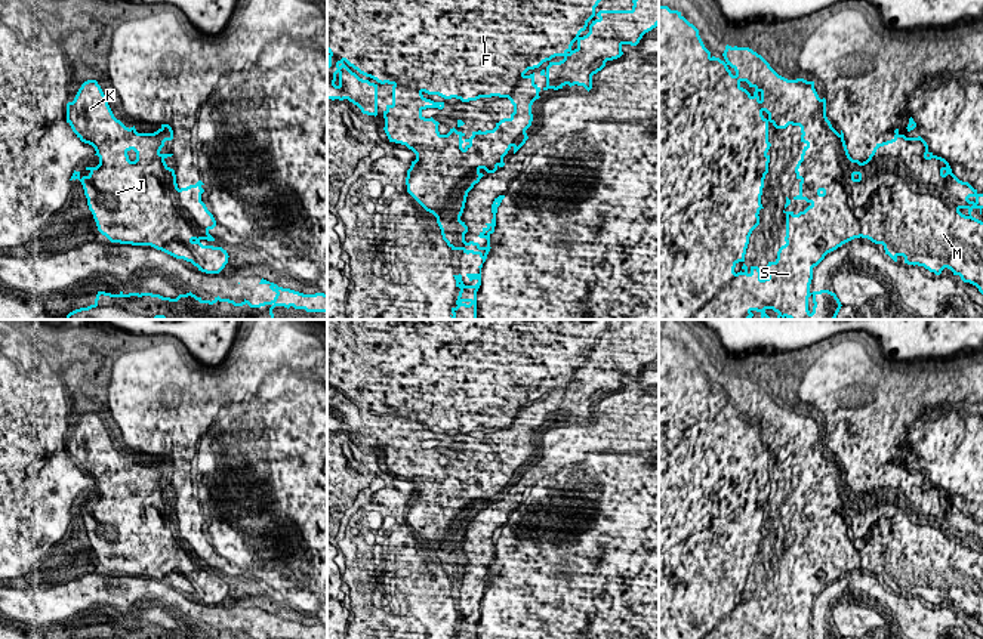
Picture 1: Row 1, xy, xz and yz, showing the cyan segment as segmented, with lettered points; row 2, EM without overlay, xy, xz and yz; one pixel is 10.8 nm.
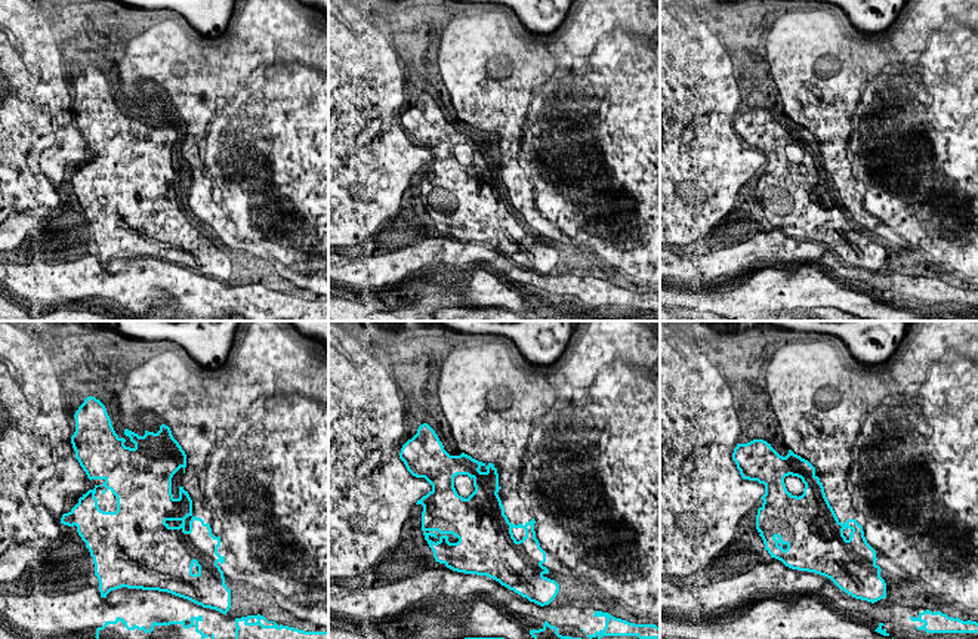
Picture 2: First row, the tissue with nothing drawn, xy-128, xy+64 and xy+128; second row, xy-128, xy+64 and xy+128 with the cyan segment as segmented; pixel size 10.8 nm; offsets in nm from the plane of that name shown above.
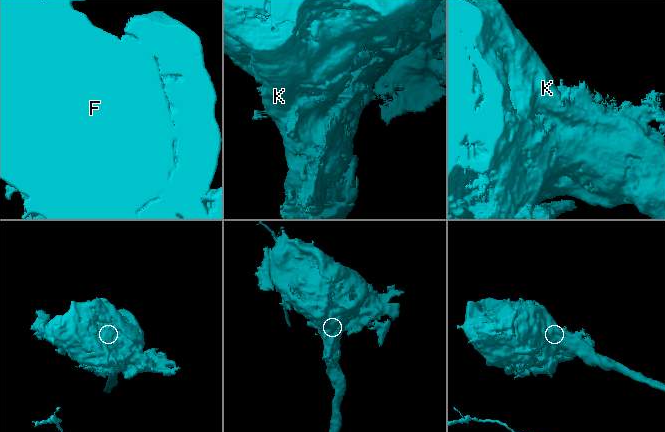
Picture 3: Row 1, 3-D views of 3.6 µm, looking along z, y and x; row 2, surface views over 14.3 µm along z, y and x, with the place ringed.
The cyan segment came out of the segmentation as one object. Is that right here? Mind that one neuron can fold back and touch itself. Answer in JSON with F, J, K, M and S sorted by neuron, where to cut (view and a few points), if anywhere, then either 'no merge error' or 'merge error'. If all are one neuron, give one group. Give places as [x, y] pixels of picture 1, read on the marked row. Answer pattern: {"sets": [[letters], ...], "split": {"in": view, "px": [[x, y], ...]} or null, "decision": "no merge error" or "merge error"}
{"sets": [["F", "J", "K", "M", "S"]], "split": null, "decision": "no merge error"}

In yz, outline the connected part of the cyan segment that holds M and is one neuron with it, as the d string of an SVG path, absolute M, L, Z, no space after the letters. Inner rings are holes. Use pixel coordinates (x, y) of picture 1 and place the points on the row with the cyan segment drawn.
M659 6L659 320L751 320L754 311L761 314L761 320L770 320L767 309L777 312L777 320L835 320L841 302L835 293L829 290L810 291L813 280L813 268L817 266L828 253L836 250L842 244L854 238L868 238L875 244L882 244L885 254L894 262L899 256L905 257L905 263L924 266L930 272L940 275L945 268L953 275L959 275L964 283L970 283L983 294L983 222L973 217L974 209L983 209L983 194L979 194L968 182L959 180L949 163L928 151L927 142L918 138L906 138L894 130L891 141L876 143L869 158L863 163L853 160L848 154L842 130L838 133L826 117L826 99L820 99L814 81L804 78L788 80L779 75L770 64L749 47L725 46L724 59L715 58L705 47L699 30L690 24L678 10L668 6ZM768 124L776 129L786 129L789 124L801 127L801 142L805 143L801 160L795 167L796 179L799 179L799 194L794 200L805 200L810 206L795 214L786 212L786 244L777 251L777 259L765 266L767 278L761 278L758 266L748 268L745 262L746 248L752 231L759 225L761 195L764 179L768 173L770 155L767 154L771 143L768 142Z

